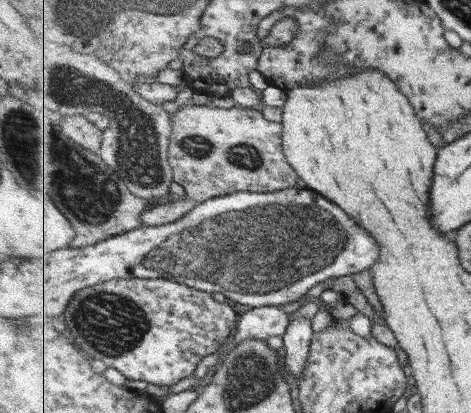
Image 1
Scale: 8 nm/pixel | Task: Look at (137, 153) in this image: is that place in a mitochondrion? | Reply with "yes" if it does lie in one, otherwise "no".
yes

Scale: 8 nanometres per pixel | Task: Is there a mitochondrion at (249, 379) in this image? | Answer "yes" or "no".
yes

